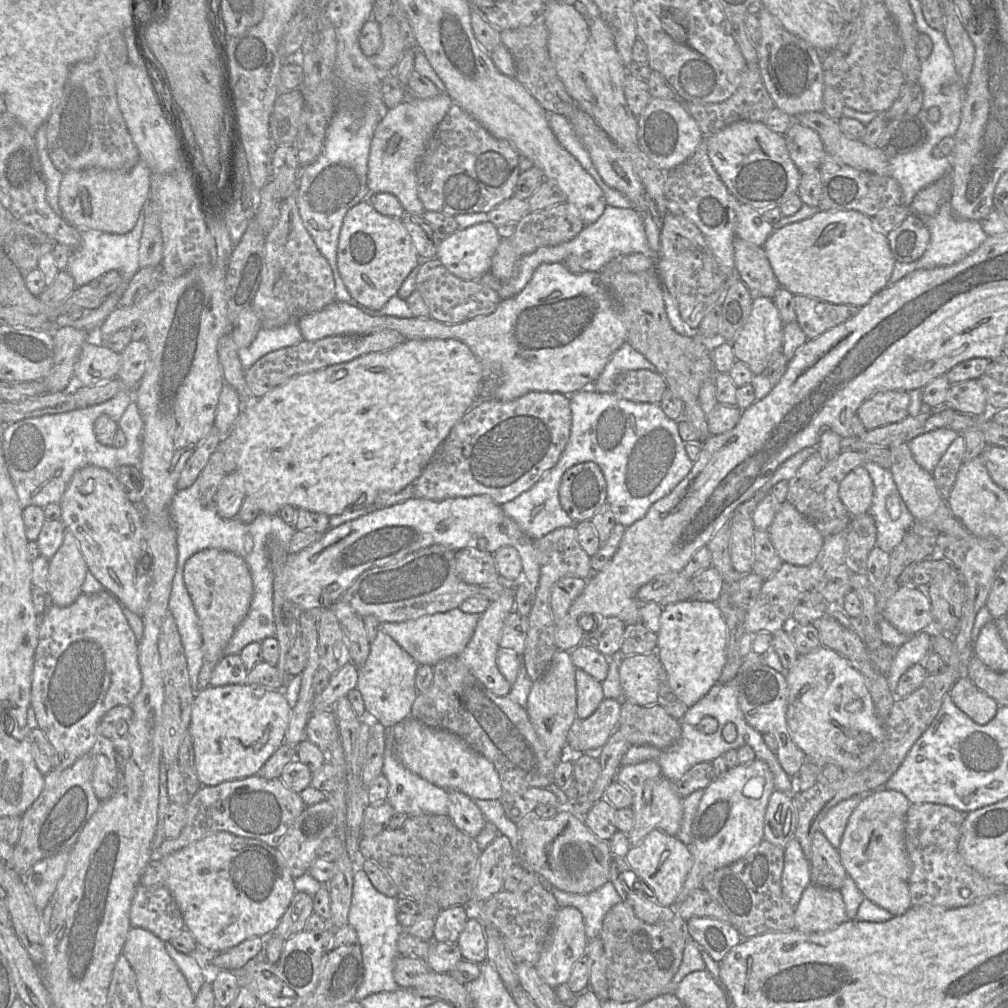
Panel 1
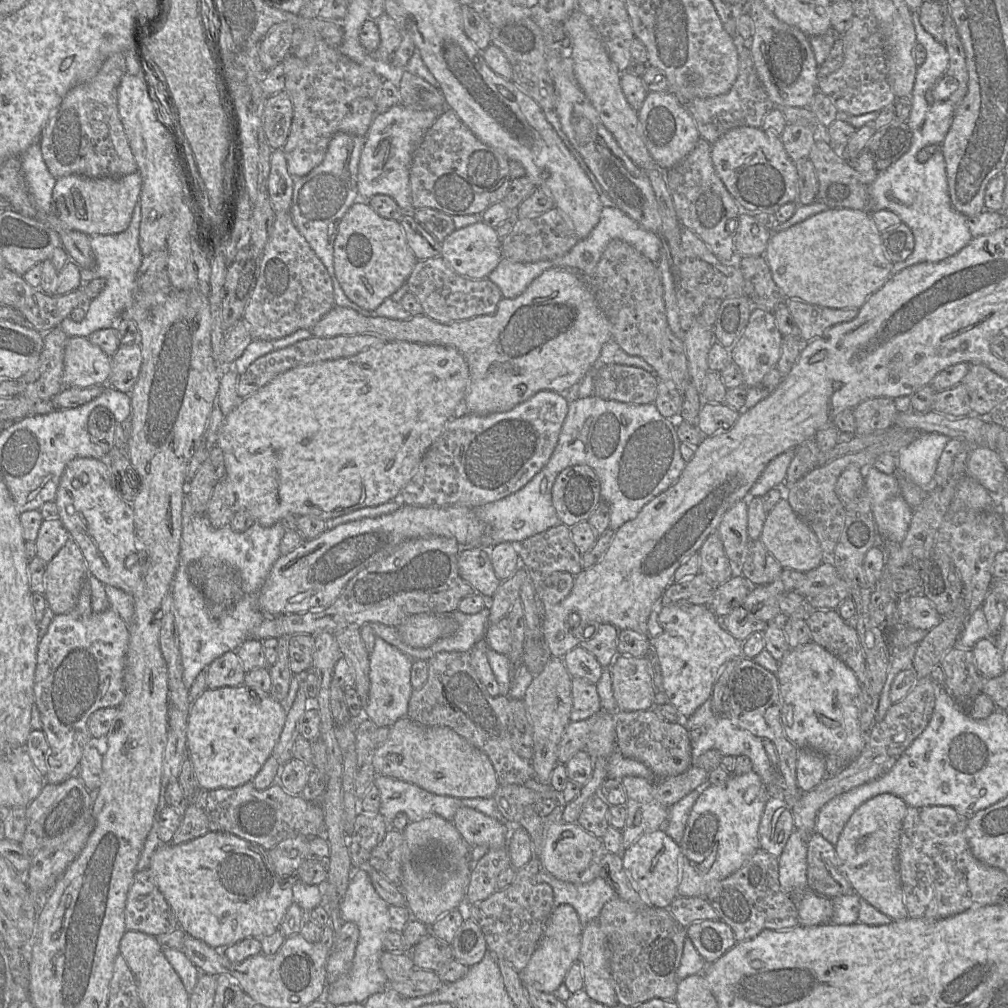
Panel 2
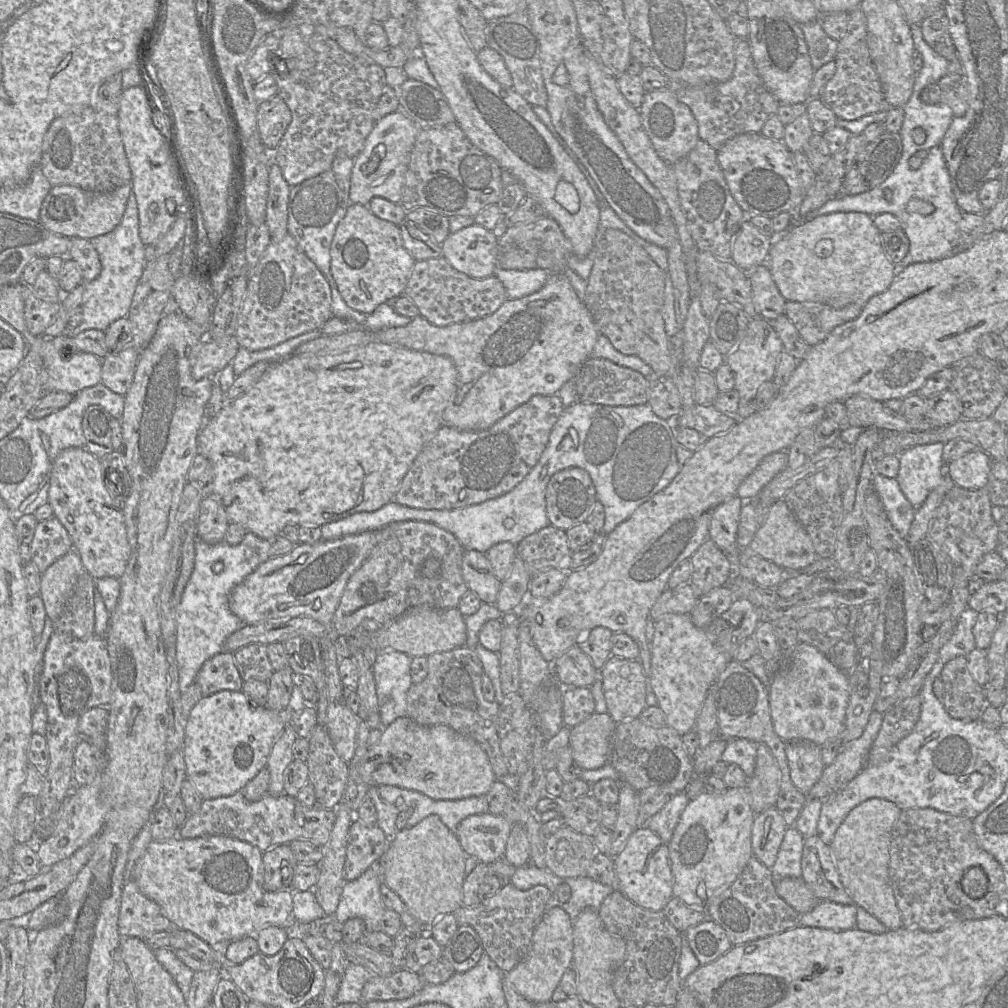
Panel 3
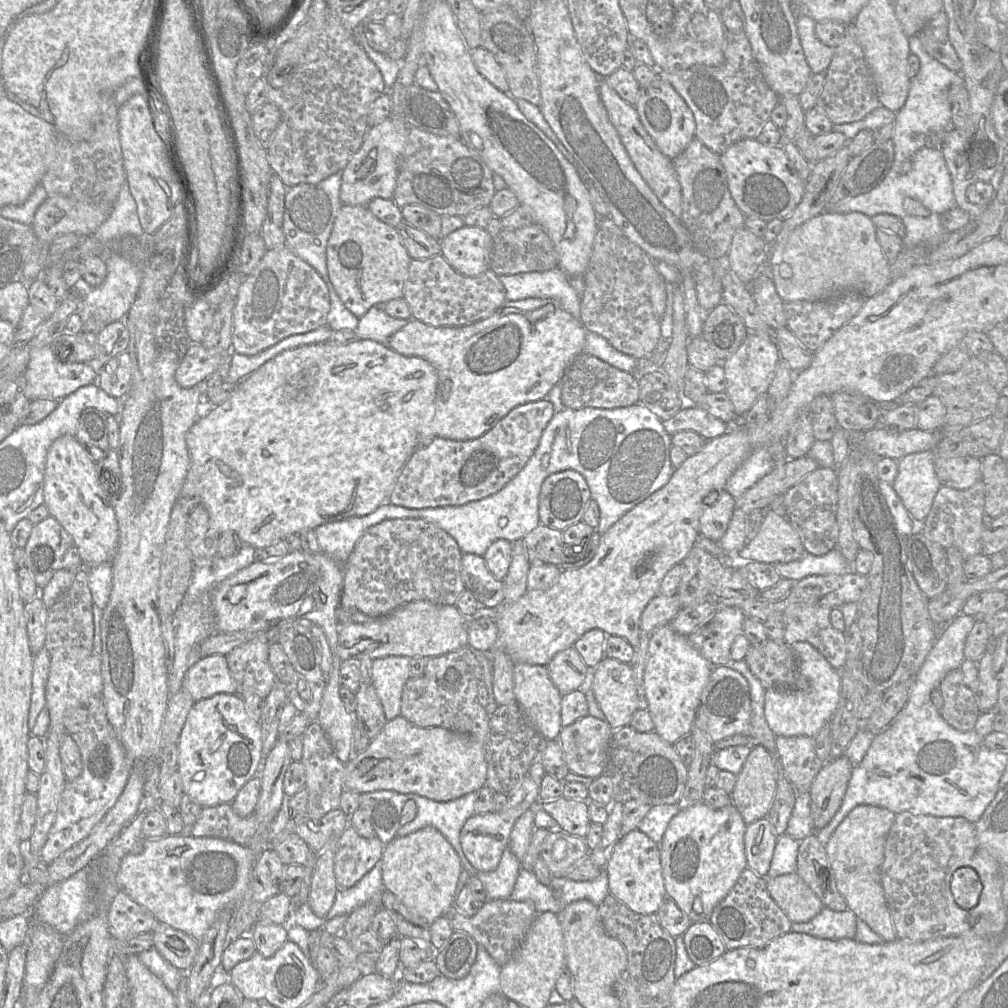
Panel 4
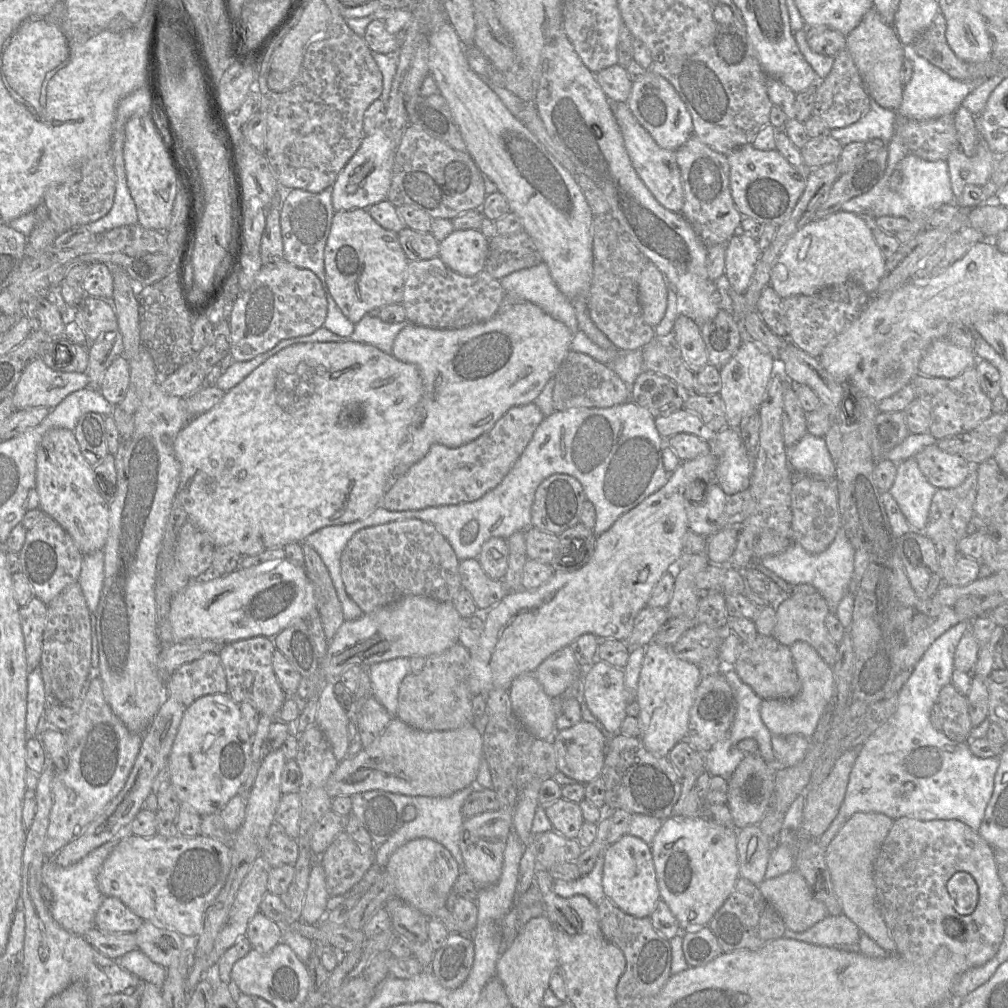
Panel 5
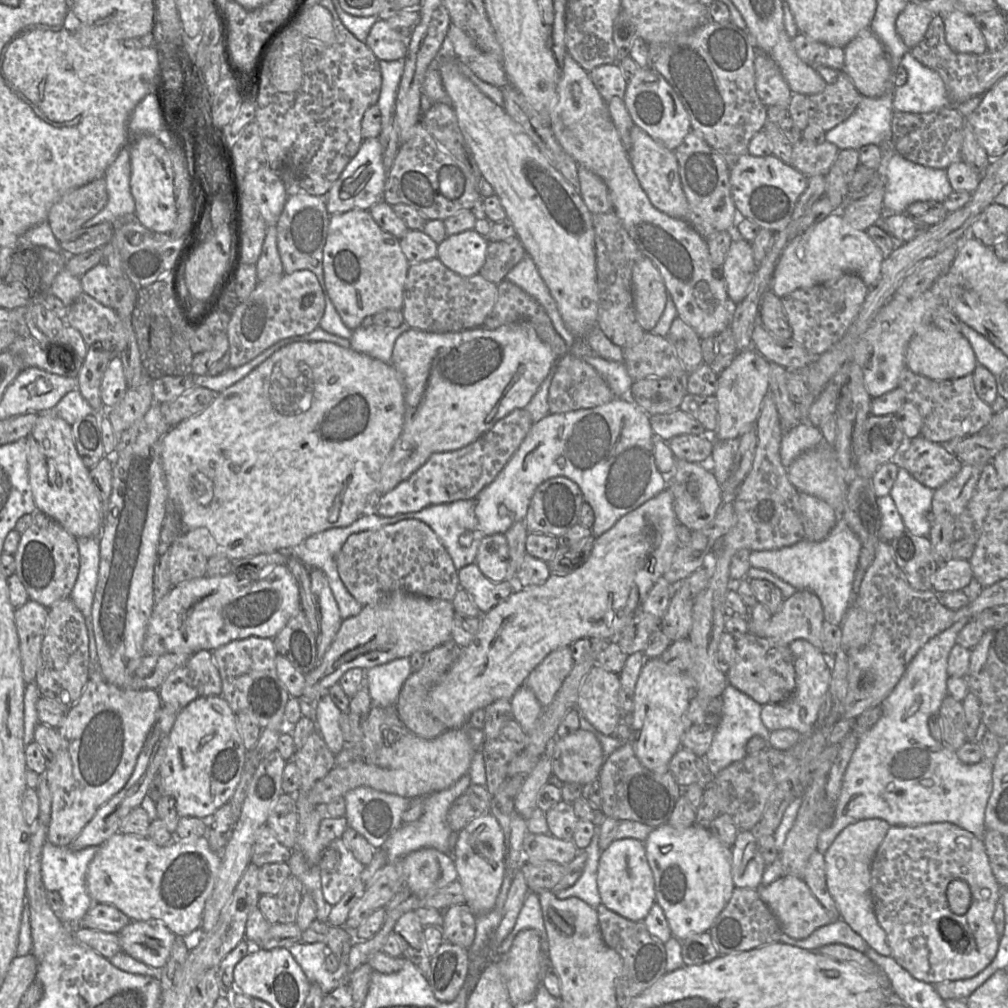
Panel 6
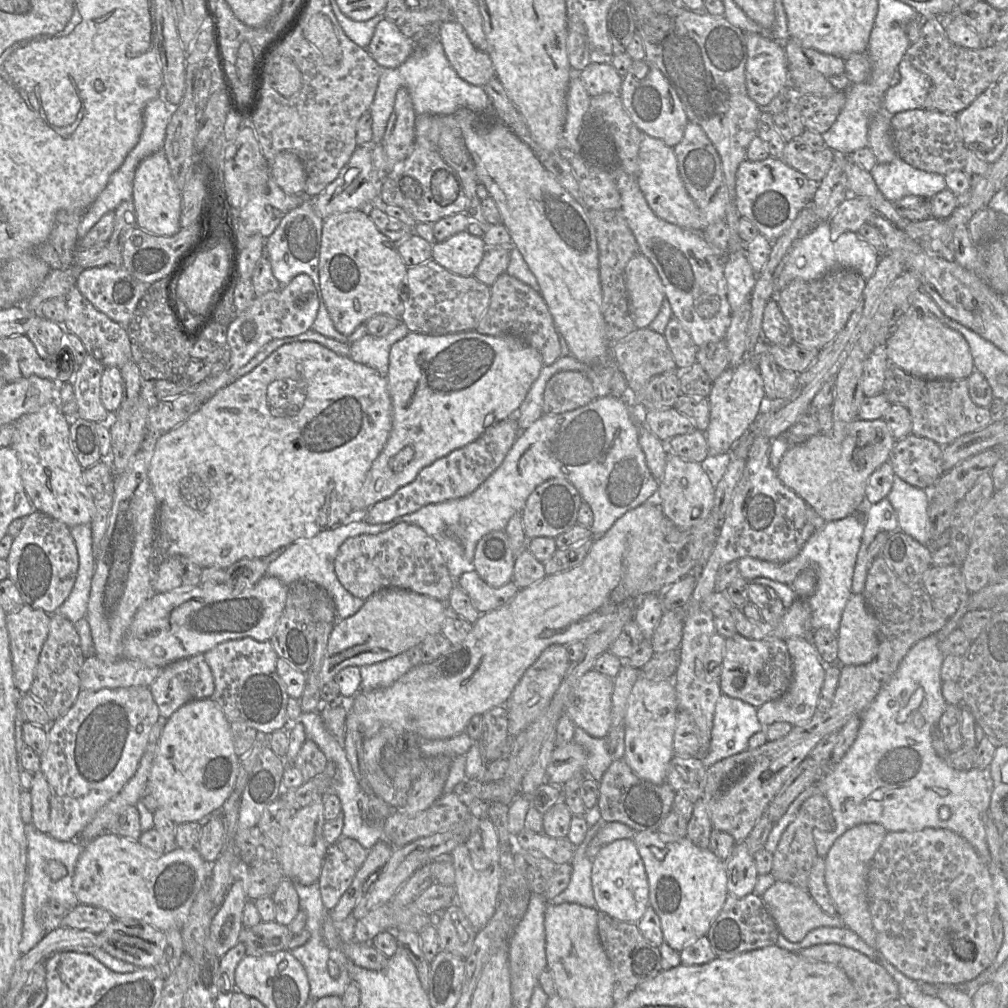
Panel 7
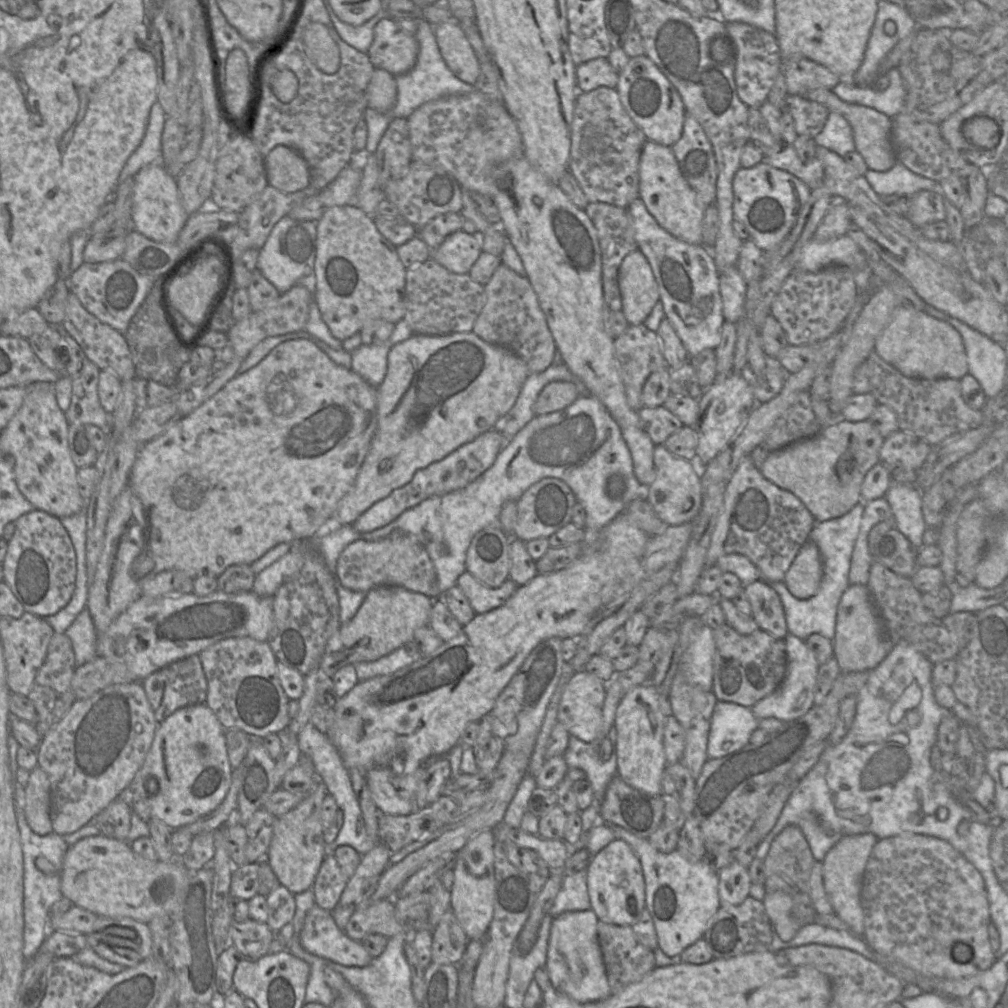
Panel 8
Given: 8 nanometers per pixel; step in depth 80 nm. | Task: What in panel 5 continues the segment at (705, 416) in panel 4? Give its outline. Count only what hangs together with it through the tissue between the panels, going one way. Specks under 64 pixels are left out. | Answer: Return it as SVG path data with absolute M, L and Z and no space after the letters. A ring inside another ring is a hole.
M685 408L667 417L656 417L654 422L657 431L664 439L669 439L678 433L690 433L710 442L716 436L716 432L704 424L697 414Z

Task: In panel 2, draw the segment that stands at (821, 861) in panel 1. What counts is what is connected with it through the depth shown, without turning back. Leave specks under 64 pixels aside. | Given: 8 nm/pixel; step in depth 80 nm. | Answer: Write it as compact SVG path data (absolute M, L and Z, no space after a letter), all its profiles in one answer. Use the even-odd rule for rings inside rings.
M816 832L807 841L807 886L829 898L854 892L839 867L834 845Z

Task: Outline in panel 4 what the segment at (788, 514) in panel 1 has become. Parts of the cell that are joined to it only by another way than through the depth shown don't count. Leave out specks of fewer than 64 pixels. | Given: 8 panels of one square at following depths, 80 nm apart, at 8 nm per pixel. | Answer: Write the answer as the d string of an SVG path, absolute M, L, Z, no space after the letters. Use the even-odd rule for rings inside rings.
M765 510L756 536L740 550L740 557L768 564L796 561L805 554L801 539L786 516Z

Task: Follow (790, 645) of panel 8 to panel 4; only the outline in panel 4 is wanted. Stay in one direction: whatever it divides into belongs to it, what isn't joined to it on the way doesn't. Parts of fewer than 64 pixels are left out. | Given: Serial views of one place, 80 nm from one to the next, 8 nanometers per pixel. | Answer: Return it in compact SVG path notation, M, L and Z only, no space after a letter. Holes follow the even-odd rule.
M795 642L790 647L797 662L799 682L793 688L767 689L764 695L764 716L776 736L814 738L822 726L831 720L838 706L841 673L808 642Z

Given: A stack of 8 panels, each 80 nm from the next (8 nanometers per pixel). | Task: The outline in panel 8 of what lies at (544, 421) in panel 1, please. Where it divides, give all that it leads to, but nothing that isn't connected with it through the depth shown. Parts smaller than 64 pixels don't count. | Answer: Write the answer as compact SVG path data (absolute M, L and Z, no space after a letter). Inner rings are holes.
M496 429L485 432L444 459L415 472L409 483L394 489L389 496L374 503L360 515L352 524L353 528L361 533L372 532L386 526L404 511L418 505L427 498L444 495L466 487L494 464L506 442L507 439Z

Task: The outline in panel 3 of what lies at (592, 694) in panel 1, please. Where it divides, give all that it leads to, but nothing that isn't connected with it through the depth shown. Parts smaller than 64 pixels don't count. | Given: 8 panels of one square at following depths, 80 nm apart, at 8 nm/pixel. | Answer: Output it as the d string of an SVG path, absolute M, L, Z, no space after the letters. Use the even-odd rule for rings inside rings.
M568 687L562 693L563 726L570 728L595 713L595 701L589 687Z

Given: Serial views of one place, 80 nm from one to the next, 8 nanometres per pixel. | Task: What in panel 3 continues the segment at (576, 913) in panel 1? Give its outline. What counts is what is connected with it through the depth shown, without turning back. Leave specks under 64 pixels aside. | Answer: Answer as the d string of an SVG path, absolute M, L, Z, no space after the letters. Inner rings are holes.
M554 907L544 913L527 954L515 968L504 973L504 980L534 1004L548 1002L566 970L573 967L573 948L573 920L564 909Z

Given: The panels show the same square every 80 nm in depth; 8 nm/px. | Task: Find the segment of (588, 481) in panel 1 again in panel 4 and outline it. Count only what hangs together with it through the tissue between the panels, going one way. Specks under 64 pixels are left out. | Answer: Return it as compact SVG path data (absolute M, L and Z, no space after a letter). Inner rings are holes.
M565 470L547 477L539 494L540 524L564 531L583 519L591 500L589 486L579 472Z

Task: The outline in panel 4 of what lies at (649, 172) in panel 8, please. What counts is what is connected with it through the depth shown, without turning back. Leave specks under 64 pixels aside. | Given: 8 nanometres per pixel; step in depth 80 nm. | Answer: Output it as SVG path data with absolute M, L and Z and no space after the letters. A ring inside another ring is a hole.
M604 79L599 82L600 99L607 110L609 119L617 130L631 161L659 201L676 217L682 215L682 190L674 169L673 160L666 157L656 146L643 127L635 107L624 101Z

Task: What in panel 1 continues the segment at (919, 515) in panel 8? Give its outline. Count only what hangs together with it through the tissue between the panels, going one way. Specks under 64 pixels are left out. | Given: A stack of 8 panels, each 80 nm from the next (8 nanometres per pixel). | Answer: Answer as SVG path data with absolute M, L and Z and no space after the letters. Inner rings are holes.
M939 428L918 435L907 443L916 463L932 474L948 447L959 435L959 432L950 428Z

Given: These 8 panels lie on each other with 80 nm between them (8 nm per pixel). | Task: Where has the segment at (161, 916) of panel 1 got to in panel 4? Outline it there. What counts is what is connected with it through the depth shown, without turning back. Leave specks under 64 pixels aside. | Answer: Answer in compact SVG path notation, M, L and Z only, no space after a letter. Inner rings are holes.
M119 890L108 911L108 929L114 940L127 940L152 933L160 923L144 906Z

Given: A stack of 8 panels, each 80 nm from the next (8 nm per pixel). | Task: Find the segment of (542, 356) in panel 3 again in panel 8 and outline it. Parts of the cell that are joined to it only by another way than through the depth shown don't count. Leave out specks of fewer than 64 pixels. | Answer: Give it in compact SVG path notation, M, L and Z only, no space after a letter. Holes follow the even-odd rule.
M471 332L413 334L388 353L387 373L377 389L378 425L353 487L339 500L333 525L352 525L374 503L409 483L415 472L438 462L461 446L492 430L514 406L531 372L511 350L489 344Z

